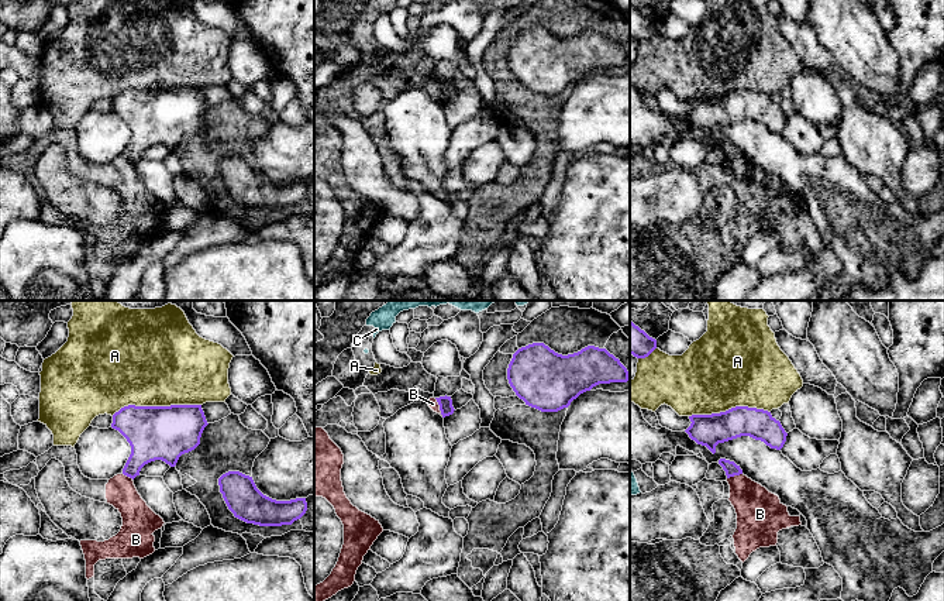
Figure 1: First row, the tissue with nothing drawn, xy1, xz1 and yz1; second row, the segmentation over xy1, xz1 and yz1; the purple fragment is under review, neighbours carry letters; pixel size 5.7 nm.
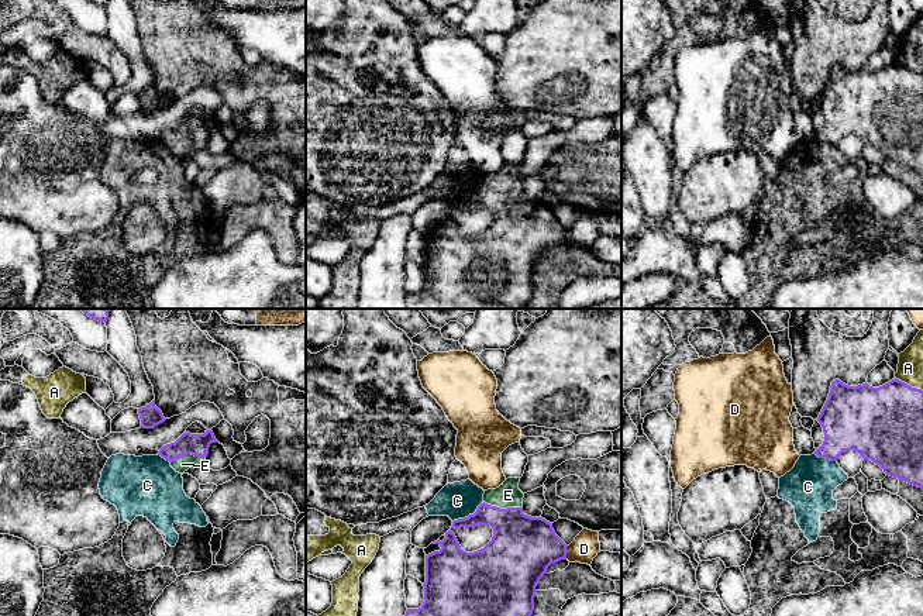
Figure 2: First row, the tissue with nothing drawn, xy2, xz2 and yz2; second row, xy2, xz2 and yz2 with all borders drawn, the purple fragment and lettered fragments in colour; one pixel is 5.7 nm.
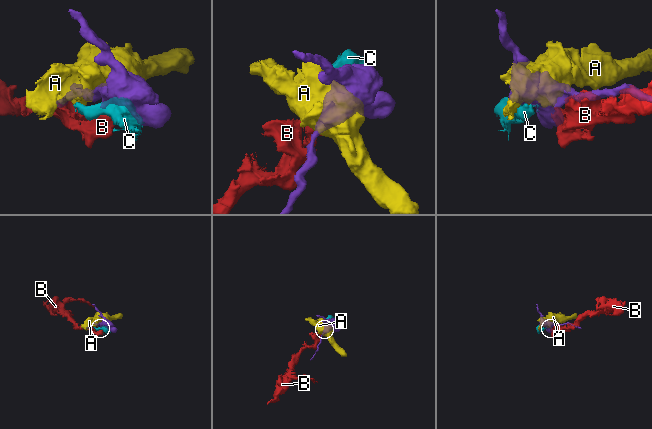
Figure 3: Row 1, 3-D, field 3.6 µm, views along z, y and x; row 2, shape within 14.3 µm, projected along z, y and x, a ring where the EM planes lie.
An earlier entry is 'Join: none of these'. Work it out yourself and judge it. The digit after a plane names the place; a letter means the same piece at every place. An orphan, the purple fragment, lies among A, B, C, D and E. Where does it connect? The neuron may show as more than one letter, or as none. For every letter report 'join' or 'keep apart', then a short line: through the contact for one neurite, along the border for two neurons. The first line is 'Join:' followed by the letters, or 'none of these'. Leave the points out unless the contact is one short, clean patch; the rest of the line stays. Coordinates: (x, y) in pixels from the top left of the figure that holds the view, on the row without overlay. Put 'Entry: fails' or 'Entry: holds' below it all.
Join: E
A: keep apart
B: keep apart; line xz1 (434, 82), (443, 99)
C: keep apart; line xz2 (484, 186), (472, 198), (453, 206)
D: keep apart; line xz2 (568, 230), (565, 243)
E: join; line xz2 (523, 231), (517, 226), (502, 193), (508, 179)
Entry: fails

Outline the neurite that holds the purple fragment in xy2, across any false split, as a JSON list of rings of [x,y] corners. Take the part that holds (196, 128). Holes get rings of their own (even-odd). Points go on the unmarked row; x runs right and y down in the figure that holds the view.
[[[211,114],[204,118],[183,117],[175,127],[163,130],[158,140],[171,147],[171,151],[183,158],[192,151],[204,149],[211,127],[218,127]]]

